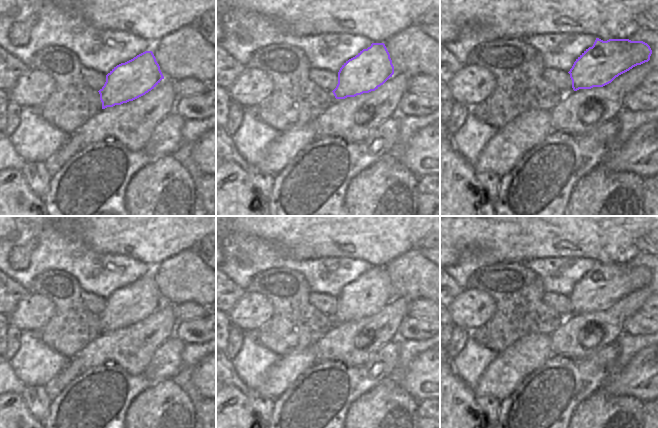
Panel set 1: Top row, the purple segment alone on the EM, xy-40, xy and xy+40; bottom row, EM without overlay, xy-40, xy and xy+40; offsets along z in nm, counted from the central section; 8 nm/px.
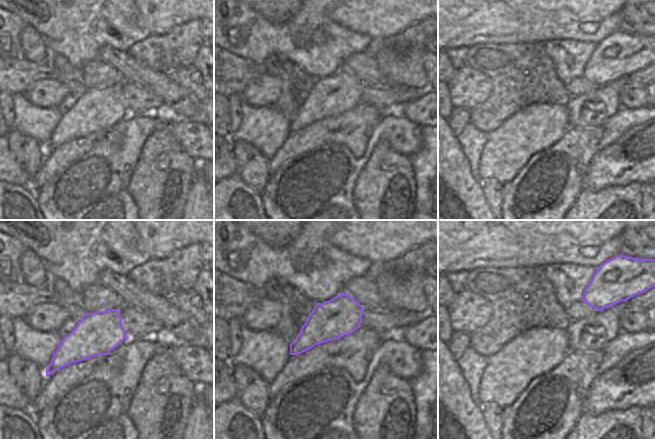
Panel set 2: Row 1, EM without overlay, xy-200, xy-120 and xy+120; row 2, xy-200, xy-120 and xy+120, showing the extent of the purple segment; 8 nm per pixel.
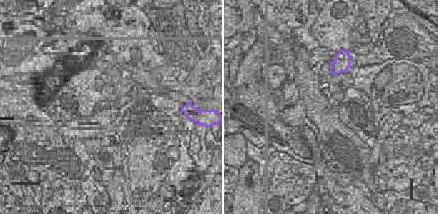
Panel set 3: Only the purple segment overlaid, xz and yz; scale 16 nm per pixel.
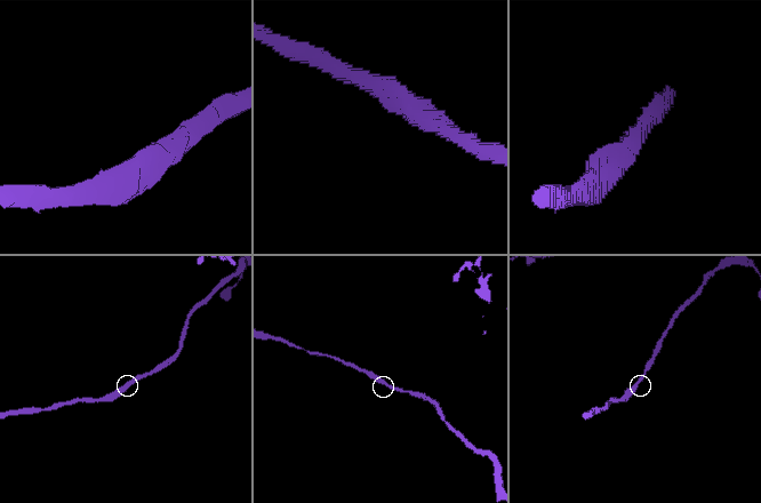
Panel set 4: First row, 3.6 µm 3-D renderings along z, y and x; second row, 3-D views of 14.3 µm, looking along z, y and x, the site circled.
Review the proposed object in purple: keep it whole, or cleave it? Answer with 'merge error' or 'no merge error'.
no merge error

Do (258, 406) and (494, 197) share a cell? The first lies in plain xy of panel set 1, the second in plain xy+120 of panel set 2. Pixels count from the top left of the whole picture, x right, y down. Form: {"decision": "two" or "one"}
{"decision": "one"}

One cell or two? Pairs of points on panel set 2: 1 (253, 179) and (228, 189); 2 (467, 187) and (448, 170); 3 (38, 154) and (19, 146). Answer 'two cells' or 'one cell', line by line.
1: two cells
2: one cell
3: one cell

